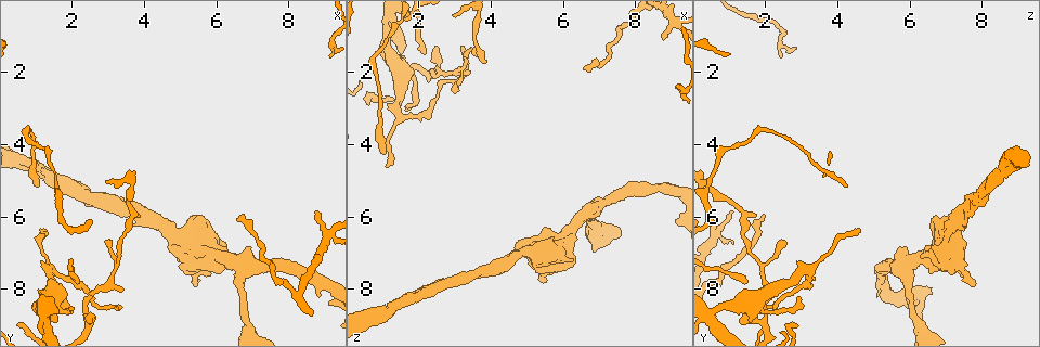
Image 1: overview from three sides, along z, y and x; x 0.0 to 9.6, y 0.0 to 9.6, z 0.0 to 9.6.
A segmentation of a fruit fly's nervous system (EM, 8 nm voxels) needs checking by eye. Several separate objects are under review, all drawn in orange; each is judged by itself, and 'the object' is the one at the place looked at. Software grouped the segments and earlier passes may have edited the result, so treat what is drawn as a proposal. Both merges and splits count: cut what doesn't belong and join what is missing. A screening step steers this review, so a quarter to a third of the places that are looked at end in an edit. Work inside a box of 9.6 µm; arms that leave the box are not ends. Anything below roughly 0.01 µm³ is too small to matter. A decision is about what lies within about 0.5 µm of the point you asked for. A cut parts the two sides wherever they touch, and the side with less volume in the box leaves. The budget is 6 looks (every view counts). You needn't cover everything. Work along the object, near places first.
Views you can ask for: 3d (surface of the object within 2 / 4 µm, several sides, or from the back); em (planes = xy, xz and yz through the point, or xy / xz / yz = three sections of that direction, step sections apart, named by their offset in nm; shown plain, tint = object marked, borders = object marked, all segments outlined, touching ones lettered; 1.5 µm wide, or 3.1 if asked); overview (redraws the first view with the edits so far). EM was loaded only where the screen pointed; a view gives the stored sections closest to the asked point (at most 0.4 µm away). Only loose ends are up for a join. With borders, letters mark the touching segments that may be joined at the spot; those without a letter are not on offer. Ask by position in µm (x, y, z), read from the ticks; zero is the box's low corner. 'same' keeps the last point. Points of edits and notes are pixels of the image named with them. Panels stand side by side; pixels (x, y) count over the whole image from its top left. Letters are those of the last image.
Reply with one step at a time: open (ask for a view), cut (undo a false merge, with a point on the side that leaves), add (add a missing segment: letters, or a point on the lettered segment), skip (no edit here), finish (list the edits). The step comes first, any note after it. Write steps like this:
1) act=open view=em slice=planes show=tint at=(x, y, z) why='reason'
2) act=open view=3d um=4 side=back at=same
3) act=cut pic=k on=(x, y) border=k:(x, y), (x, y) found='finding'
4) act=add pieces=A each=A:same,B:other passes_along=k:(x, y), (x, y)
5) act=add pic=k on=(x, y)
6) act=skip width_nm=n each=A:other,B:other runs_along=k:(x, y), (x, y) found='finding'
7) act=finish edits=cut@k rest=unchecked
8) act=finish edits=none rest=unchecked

act=open view=em slice=planes show=tint at=(8.75, 5.85, 1.05) why='an open end'

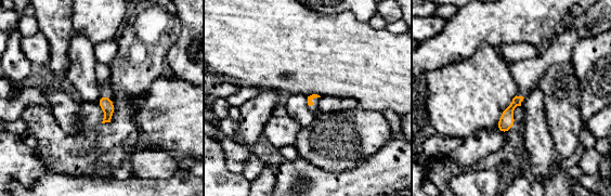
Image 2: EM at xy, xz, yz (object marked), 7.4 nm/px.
act=open view=em slice=planes show=borders at=same

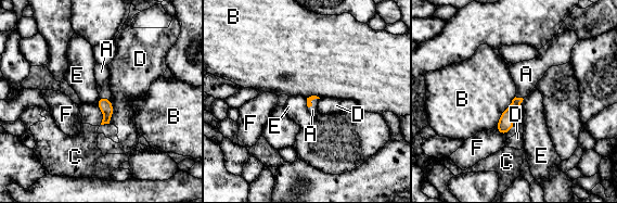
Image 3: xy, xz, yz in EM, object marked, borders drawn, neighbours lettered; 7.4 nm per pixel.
act=add pieces=A each=A:same,B:other,C:other,D:other,E:other,F:other passes_along=3:(311, 98), (311, 100), (312, 110) found='the cell continues'

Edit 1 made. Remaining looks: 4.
act=open view=em slice=xy step=4 show=tint at=(2.50, 8.90, 1.95) why='a fork'

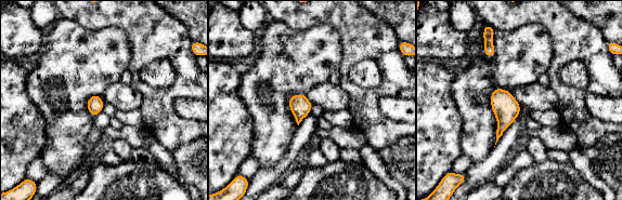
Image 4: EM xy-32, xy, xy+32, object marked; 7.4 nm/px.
act=open view=em slice=xy step=4 show=borders at=same

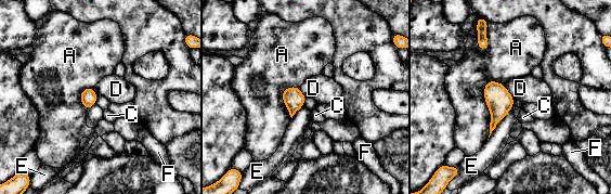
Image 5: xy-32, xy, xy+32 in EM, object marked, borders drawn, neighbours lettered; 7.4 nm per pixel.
act=skip width_nm=130 each=A:other,C:other,D:other,E:other,F:other border=5:(504, 85), (515, 98) found='all the same cell'

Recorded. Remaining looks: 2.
act=finish edits=add@3 rest=unchecked

